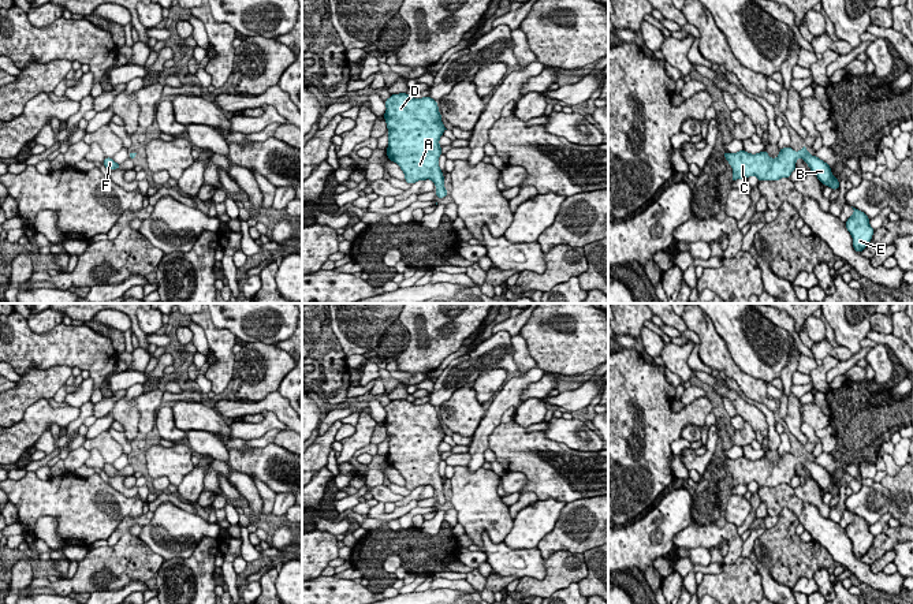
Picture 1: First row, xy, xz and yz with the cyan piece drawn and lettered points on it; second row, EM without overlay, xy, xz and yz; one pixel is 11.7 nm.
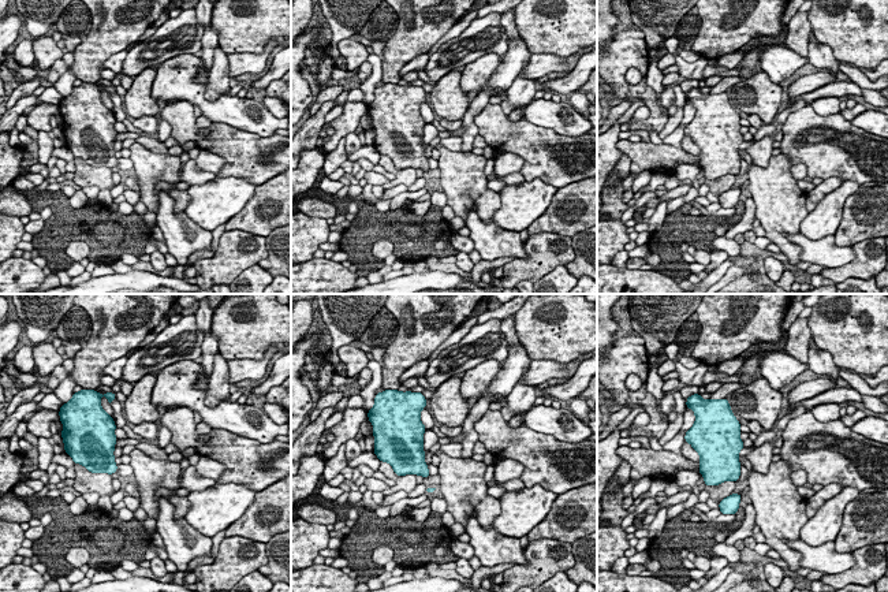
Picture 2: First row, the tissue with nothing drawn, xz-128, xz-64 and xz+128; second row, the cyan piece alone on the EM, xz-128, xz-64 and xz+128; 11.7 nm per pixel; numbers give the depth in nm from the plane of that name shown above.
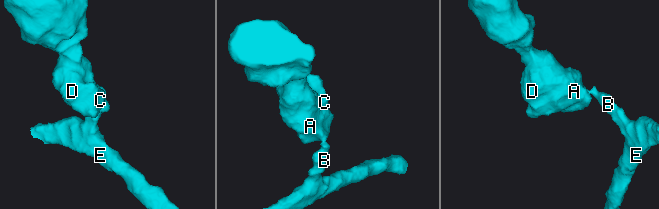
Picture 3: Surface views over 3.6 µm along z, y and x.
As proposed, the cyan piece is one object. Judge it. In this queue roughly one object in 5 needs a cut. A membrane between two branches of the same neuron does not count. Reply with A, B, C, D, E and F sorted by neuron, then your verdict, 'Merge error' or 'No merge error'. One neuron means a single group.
Groups: A B C D E F. No merge error

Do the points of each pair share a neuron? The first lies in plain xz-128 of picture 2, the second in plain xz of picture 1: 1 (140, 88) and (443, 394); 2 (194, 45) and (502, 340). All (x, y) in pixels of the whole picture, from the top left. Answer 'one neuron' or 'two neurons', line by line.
1: two neurons
2: one neuron

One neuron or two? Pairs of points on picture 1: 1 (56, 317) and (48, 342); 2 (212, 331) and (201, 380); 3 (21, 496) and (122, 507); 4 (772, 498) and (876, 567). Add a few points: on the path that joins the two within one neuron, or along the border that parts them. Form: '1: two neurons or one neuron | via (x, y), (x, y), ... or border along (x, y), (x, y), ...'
1: two neurons | border along (60, 321), (44, 332), (34, 332), (26, 324)
2: two neurons | border along (202, 375), (211, 383), (212, 390)
3: one neuron | via (45, 498), (69, 498), (84, 507), (97, 507)
4: two neurons | border along (869, 566), (874, 573), (882, 571)

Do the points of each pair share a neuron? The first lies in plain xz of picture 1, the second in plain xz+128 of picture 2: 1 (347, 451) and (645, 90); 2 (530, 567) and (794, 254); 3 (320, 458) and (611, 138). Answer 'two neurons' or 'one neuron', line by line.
1: one neuron
2: two neurons
3: one neuron

